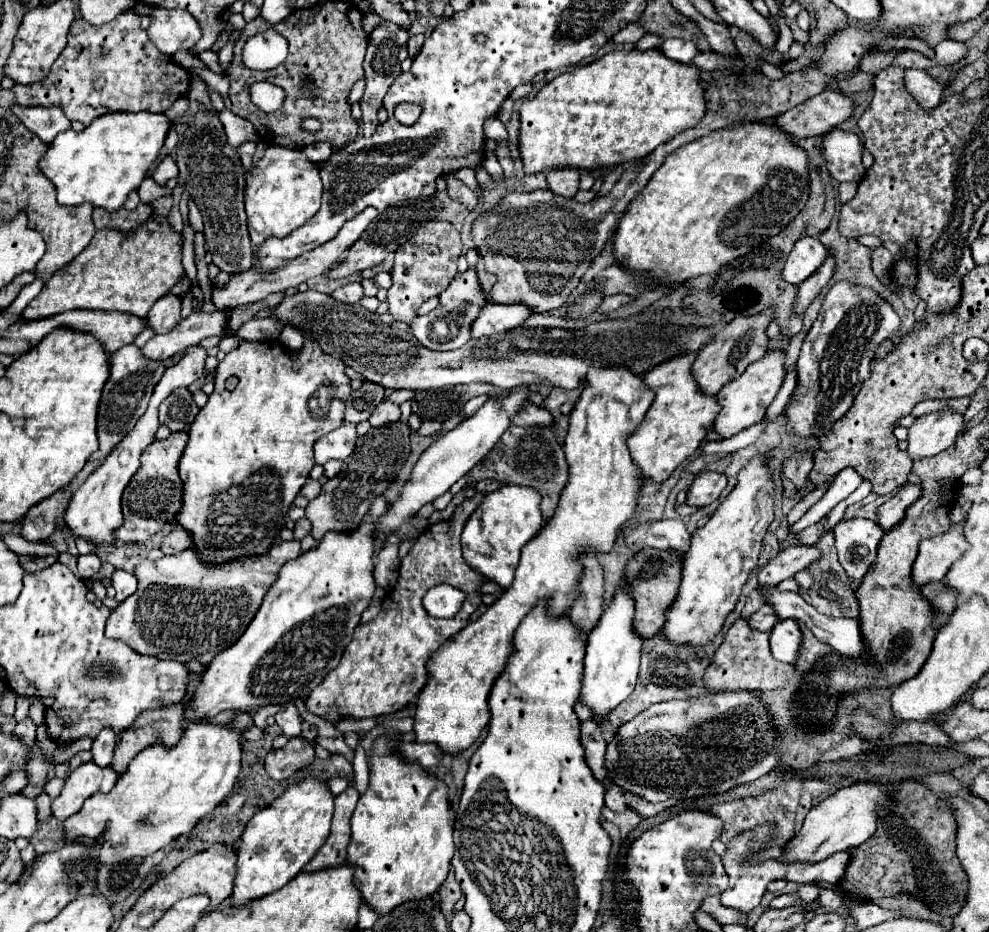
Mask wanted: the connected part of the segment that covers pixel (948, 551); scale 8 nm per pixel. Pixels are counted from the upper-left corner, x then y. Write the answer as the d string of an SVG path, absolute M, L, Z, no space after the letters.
M965 522L953 524L947 532L927 538L919 544L919 554L913 564L913 580L917 584L927 584L943 580L955 560L963 556L969 542L963 534Z

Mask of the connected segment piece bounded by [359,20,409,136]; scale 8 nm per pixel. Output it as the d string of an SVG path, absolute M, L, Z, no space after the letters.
M389 20L379 24L369 36L369 46L367 46L367 56L365 56L365 82L367 82L367 86L365 86L365 94L359 102L359 106L363 110L361 128L363 128L365 136L371 136L375 132L375 128L379 124L377 110L381 108L383 96L387 94L387 90L395 82L395 78L401 74L401 62L407 58L407 40L409 40L409 32Z

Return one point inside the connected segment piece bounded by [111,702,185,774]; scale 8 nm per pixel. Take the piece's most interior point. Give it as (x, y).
(166, 724)

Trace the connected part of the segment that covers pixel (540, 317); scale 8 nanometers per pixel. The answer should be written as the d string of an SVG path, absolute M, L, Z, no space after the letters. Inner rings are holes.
M535 313L529 320L525 321L523 327L525 328L552 328L552 327L559 327L565 328L567 325L565 320L567 315L545 315L545 314L538 314Z

